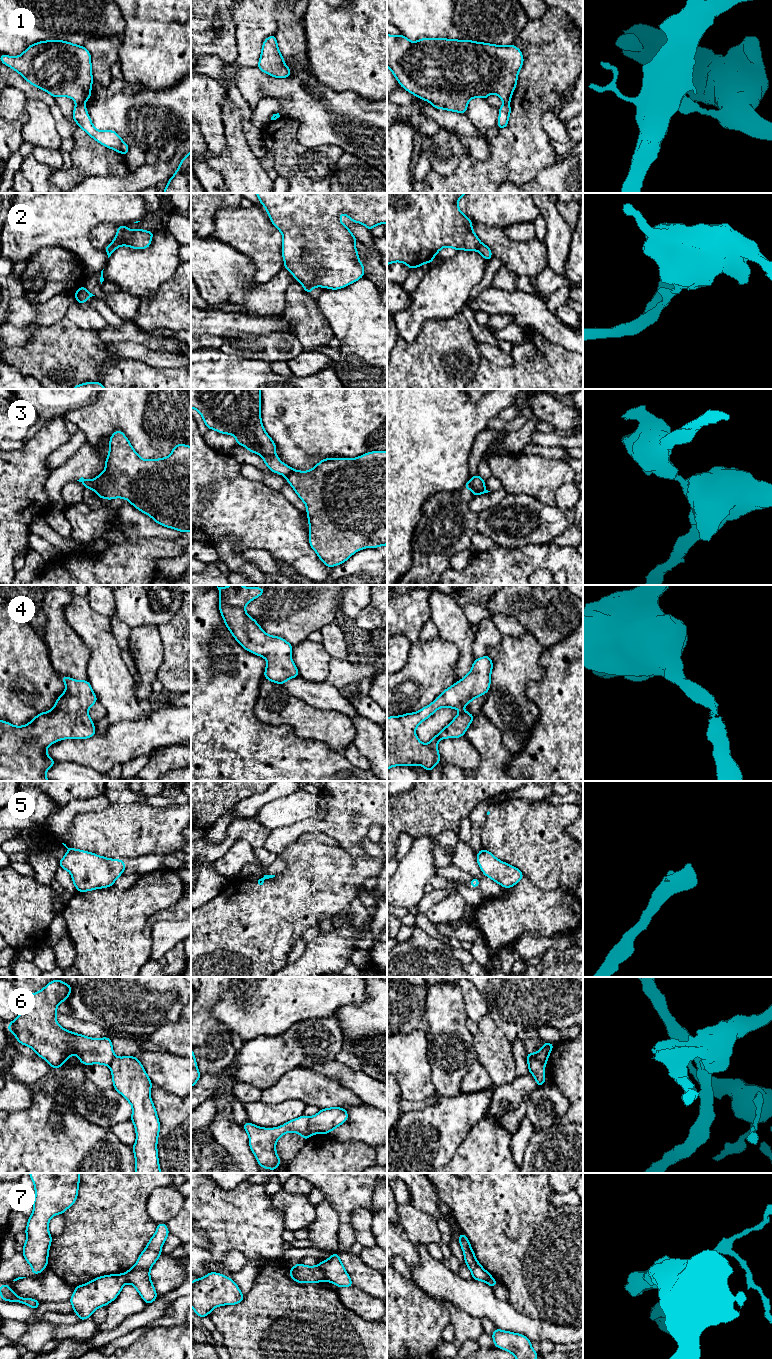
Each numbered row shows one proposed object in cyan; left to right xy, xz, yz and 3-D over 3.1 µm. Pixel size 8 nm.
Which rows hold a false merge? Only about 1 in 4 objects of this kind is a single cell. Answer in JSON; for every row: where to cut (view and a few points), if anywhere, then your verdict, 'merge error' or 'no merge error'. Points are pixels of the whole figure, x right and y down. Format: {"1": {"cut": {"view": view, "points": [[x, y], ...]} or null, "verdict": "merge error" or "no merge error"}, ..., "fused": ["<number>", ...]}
{"1": {"cut": {"view": "xy", "points": [[77, 102], [83, 104]]}, "verdict": "merge error"}, "2": {"cut": {"view": "xz", "points": [[303, 284], [312, 287]]}, "verdict": "merge error"}, "3": {"cut": {"view": "xy", "points": [[92, 480], [95, 490]]}, "verdict": "merge error"}, "4": {"cut": null, "verdict": "no merge error"}, "5": {"cut": {"view": "xy", "points": [[73, 848], [78, 850]]}, "verdict": "merge error"}, "6": {"cut": {"view": "xz", "points": [[309, 1117], [308, 1130], [312, 1134]]}, "verdict": "merge error"}, "7": {"cut": {"view": "xz", "points": [[317, 1266], [326, 1280]]}, "verdict": "merge error"}, "fused": ["1", "2", "3", "5", "6", "7"]}

